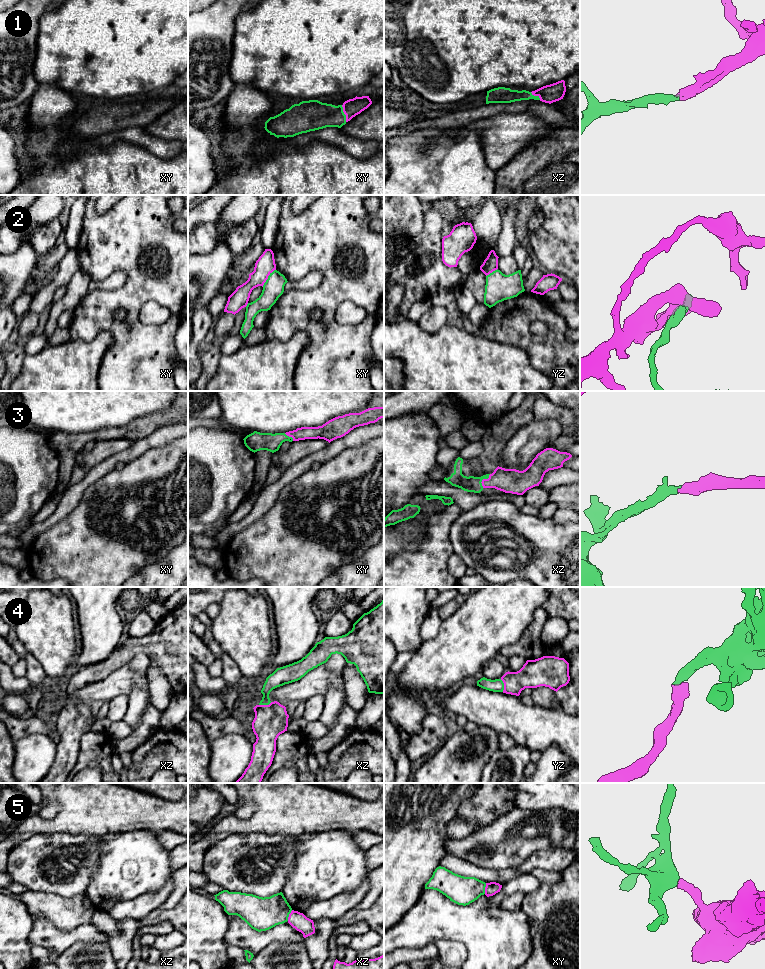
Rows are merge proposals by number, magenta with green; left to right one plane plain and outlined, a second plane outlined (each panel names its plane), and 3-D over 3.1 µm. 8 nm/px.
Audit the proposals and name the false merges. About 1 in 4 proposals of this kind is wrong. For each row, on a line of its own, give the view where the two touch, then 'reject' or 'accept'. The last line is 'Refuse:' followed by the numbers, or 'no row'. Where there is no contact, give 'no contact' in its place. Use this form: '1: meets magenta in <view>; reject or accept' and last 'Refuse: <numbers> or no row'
1: meets magenta in xy; accept
2: meets magenta in xy; accept
3: meets magenta in xz; accept
4: meets magenta in yz; accept
5: meets magenta in xz; reject
Refuse: 5

